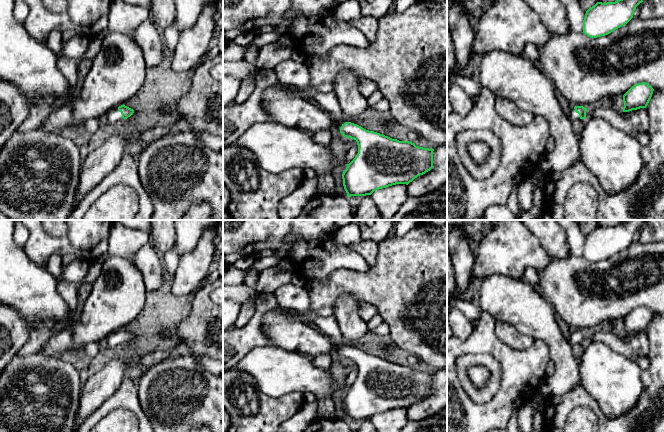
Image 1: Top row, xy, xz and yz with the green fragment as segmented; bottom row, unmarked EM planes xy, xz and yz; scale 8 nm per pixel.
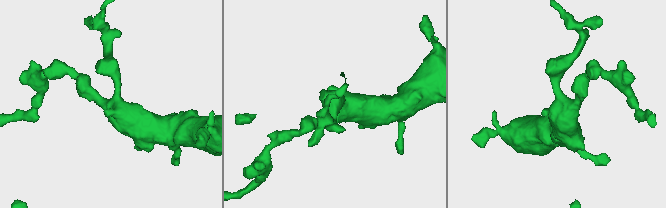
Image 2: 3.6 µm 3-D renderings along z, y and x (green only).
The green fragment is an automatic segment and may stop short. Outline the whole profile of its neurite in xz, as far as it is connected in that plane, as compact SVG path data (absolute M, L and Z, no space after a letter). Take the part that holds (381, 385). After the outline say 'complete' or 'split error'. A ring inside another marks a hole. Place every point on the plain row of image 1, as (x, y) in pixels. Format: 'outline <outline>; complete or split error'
outline M334 316L315 317L311 325L327 335L335 345L336 353L346 362L354 363L358 377L347 388L342 398L343 410L348 421L371 419L374 415L396 408L408 409L415 402L433 392L434 373L418 371L409 365L399 365L383 358L369 355L361 350L347 346Z; split error

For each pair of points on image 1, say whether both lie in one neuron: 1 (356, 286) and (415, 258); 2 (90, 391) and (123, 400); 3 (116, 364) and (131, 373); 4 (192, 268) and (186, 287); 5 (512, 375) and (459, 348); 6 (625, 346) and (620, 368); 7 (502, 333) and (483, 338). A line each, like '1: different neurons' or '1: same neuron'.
1: same neuron
2: different neurons
3: different neurons
4: same neuron
5: same neuron
6: different neurons
7: different neurons

